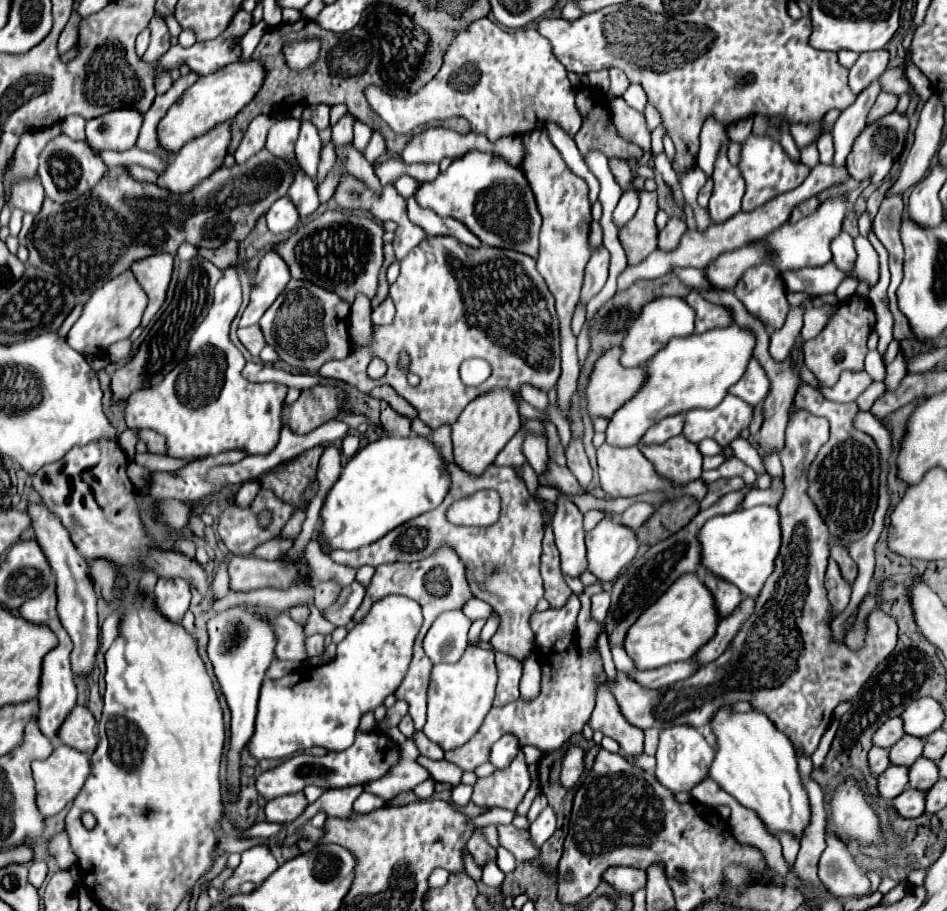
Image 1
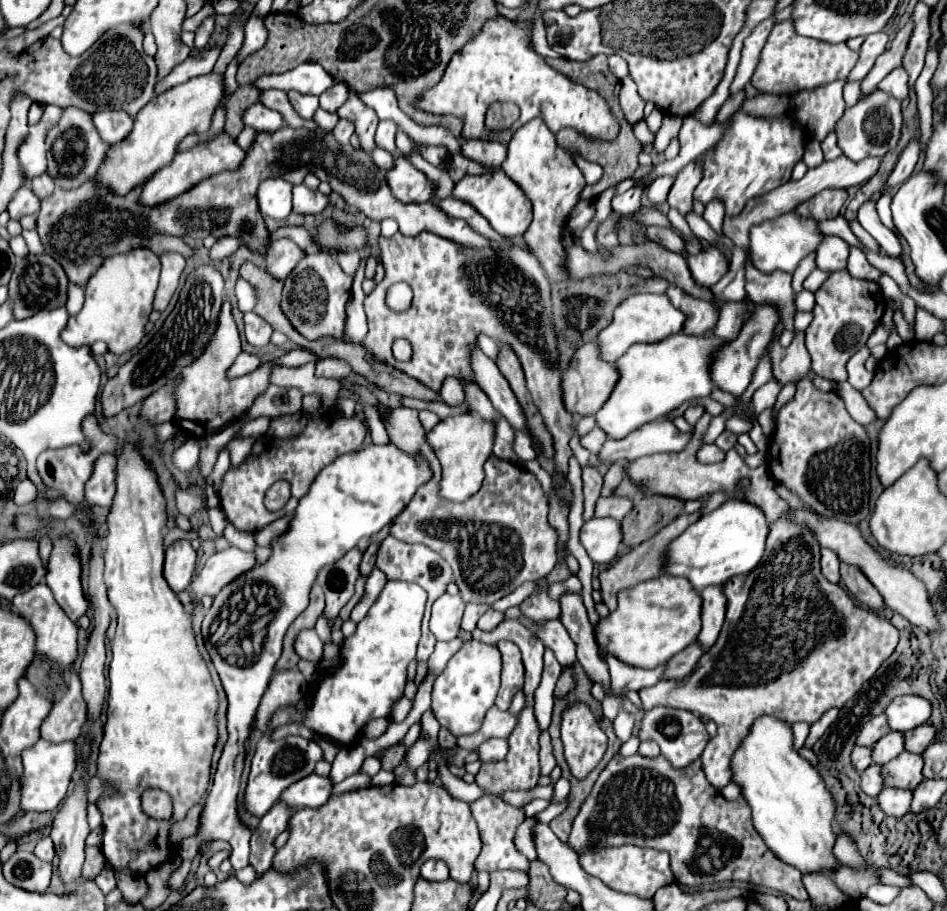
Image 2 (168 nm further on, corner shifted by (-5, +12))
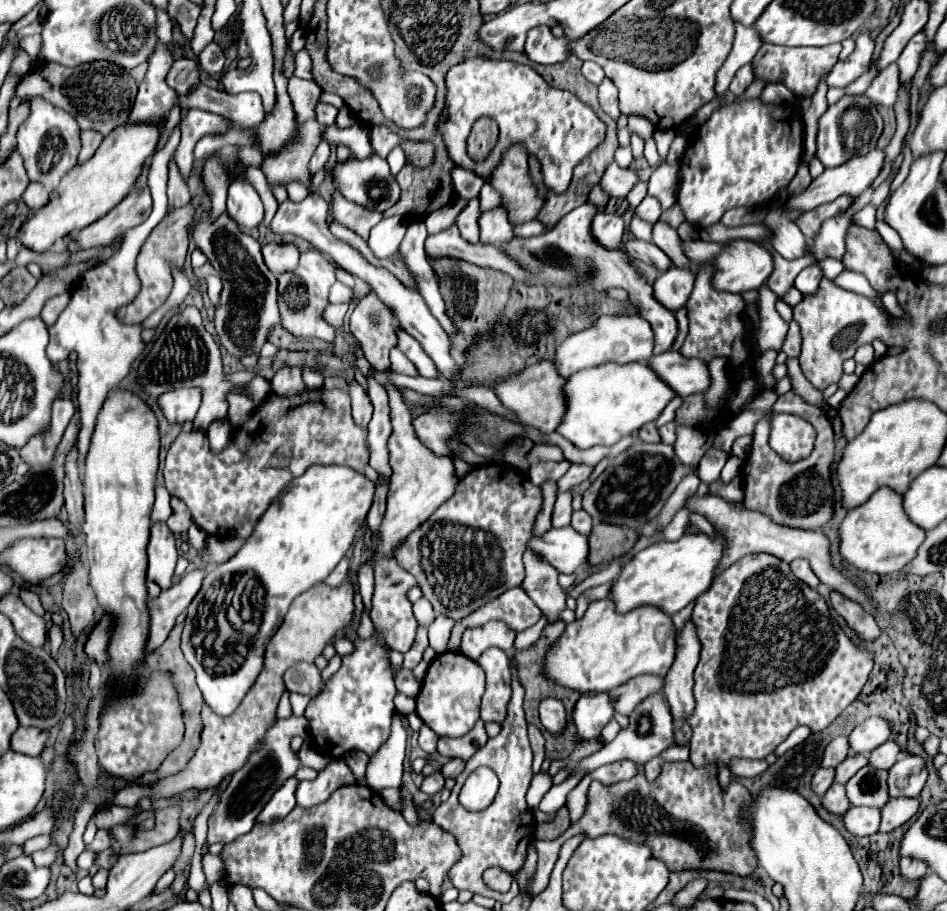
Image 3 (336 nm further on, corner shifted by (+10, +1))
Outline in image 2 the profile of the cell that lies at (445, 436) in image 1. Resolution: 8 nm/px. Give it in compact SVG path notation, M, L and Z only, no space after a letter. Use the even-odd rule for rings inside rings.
M447 378L445 384L443 384L443 388L441 388L441 398L451 408L461 406L465 402L465 392L463 392L461 382L455 380L455 378Z

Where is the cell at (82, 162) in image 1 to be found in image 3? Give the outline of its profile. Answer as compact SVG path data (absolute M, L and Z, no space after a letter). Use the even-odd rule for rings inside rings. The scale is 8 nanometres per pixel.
M42 97L30 99L30 115L18 127L18 153L24 157L24 167L28 171L30 181L44 183L48 191L56 189L60 179L76 165L76 155L80 153L80 127L72 115L54 107Z

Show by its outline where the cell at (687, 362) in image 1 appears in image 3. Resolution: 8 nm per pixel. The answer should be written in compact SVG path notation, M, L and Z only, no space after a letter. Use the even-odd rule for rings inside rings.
M604 363L600 367L576 371L564 385L564 397L566 413L556 433L578 449L590 449L594 445L610 447L624 435L656 421L666 403L674 397L674 391L664 385L646 363Z

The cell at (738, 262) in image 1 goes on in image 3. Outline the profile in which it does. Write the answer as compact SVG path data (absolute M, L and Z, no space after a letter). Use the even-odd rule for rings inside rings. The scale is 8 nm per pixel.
M670 267L668 271L660 273L656 283L652 283L656 301L660 301L670 311L678 311L686 305L686 299L694 287L694 277L696 275L690 269L680 267Z

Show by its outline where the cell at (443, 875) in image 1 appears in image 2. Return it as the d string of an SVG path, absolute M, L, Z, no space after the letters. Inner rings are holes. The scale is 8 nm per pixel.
M427 860L421 866L421 876L425 880L435 880L435 882L443 882L449 878L449 868L443 860Z

